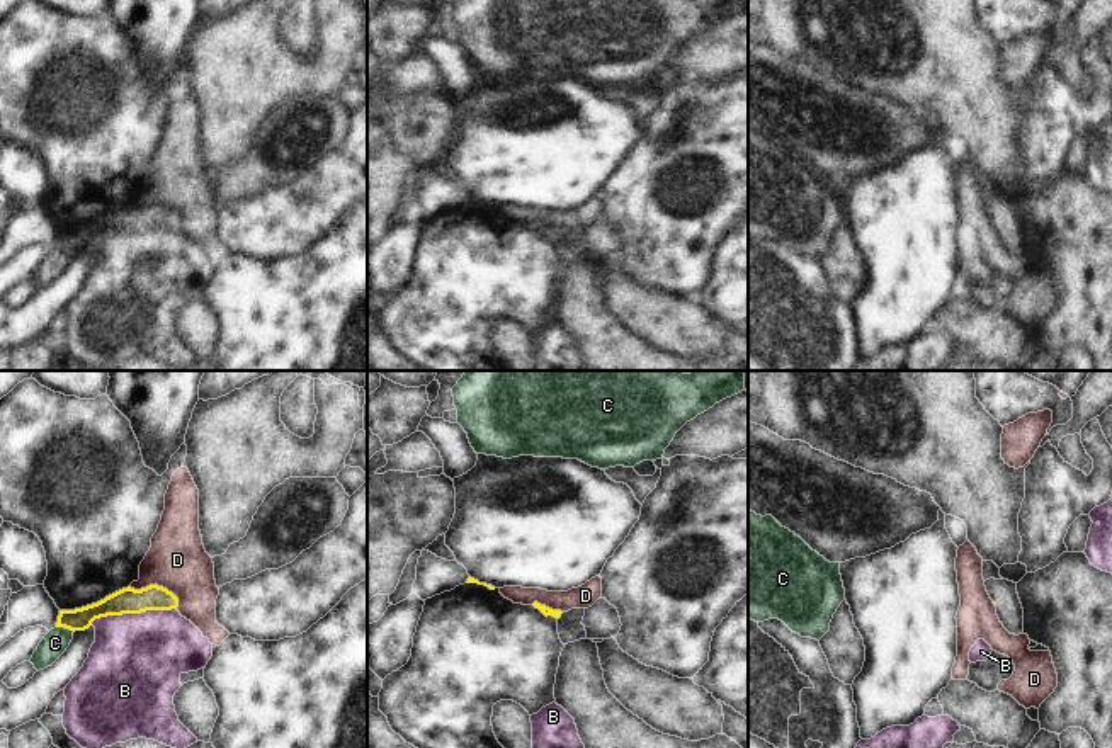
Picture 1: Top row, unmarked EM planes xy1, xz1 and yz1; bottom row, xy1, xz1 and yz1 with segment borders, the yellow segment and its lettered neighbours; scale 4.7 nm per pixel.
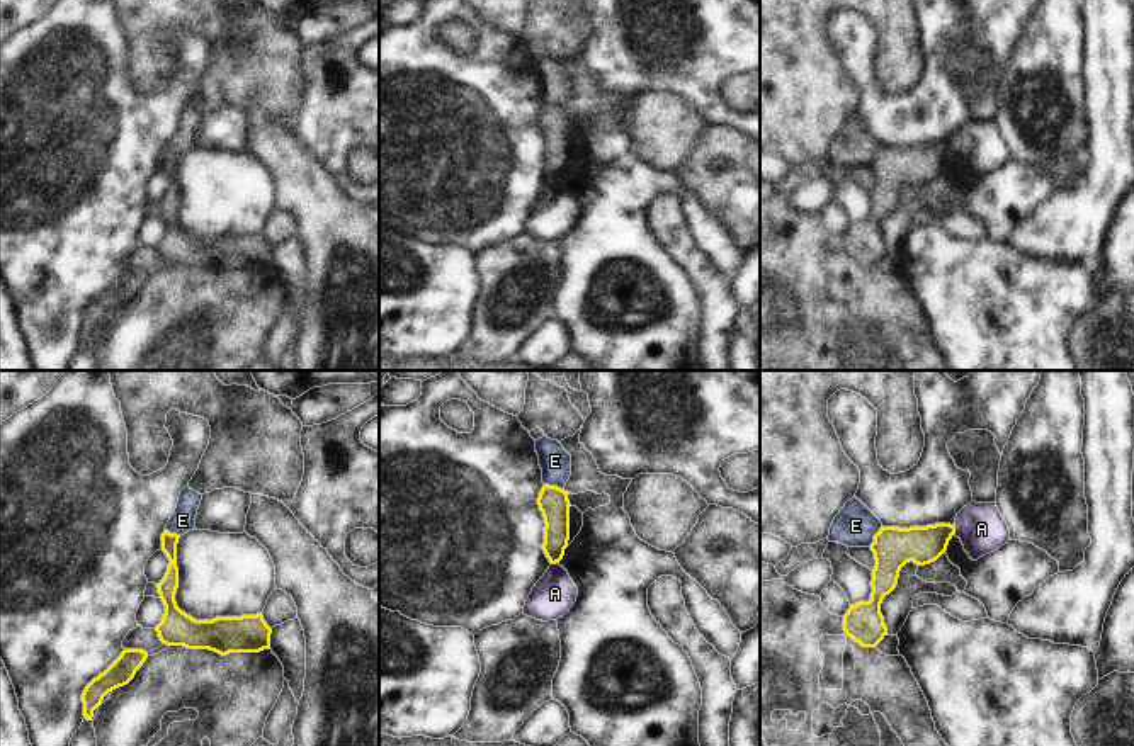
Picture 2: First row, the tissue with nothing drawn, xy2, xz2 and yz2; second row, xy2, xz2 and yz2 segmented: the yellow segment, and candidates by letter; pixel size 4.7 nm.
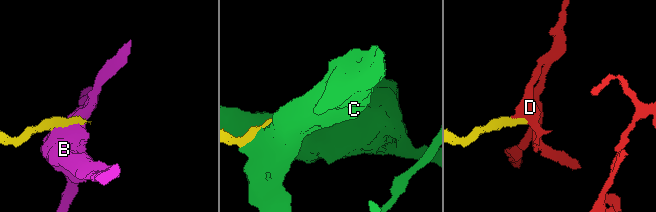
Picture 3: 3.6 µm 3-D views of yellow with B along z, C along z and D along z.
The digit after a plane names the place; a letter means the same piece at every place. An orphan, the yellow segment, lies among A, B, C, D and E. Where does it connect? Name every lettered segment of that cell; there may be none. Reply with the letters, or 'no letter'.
no letter

